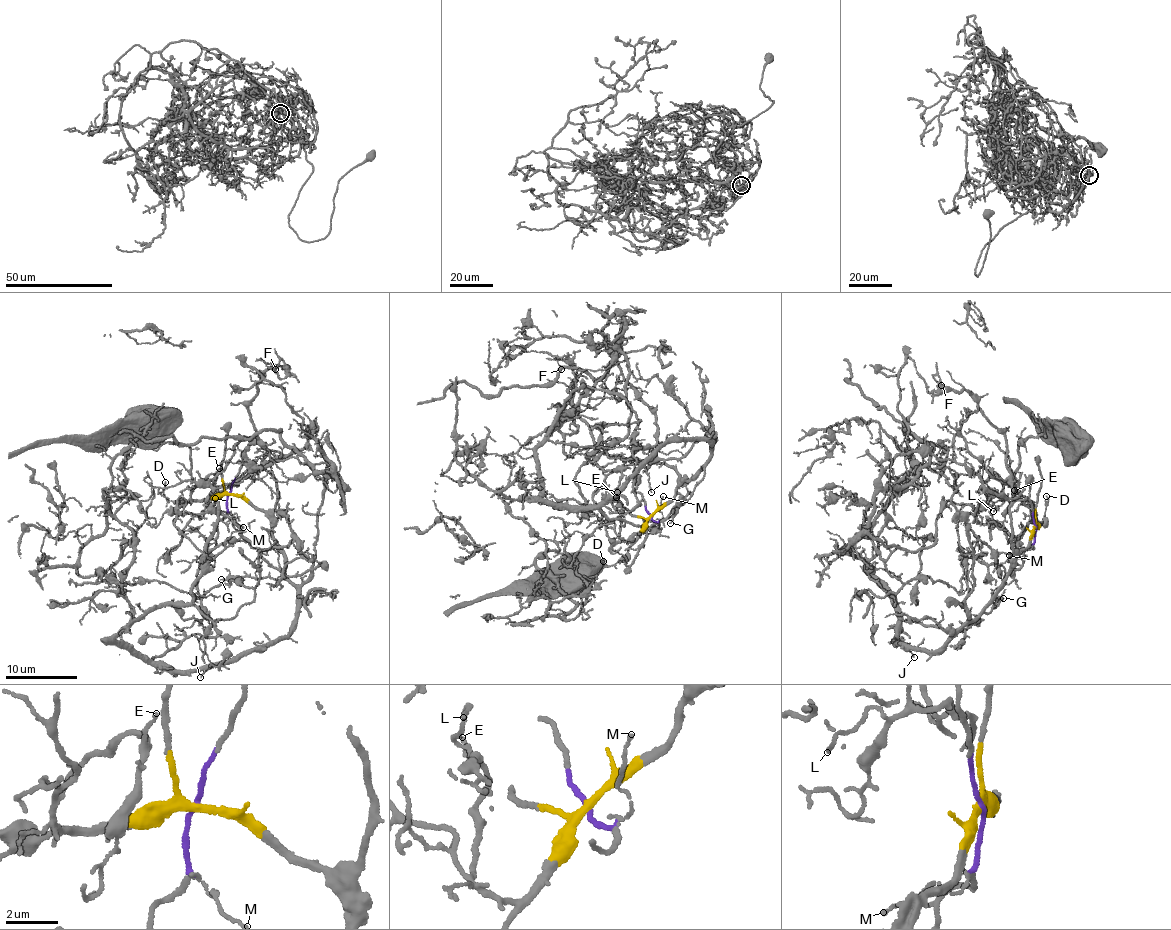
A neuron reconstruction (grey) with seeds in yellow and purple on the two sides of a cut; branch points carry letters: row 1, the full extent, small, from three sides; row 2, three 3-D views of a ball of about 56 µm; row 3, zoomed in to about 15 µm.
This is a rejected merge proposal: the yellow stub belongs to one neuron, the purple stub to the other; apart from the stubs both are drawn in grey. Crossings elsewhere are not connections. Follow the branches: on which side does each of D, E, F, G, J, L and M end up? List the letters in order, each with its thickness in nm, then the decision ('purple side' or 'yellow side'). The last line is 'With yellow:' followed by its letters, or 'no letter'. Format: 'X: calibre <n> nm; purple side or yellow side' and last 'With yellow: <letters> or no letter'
D: calibre 110 nm; yellow side
E: calibre 110 nm; yellow side
F: calibre 140 nm; yellow side
G: calibre 140 nm; yellow side
J: calibre 110 nm; yellow side
L: calibre 100 nm; yellow side
M: calibre 110 nm; purple side
With yellow: D, E, F, G, J, L

